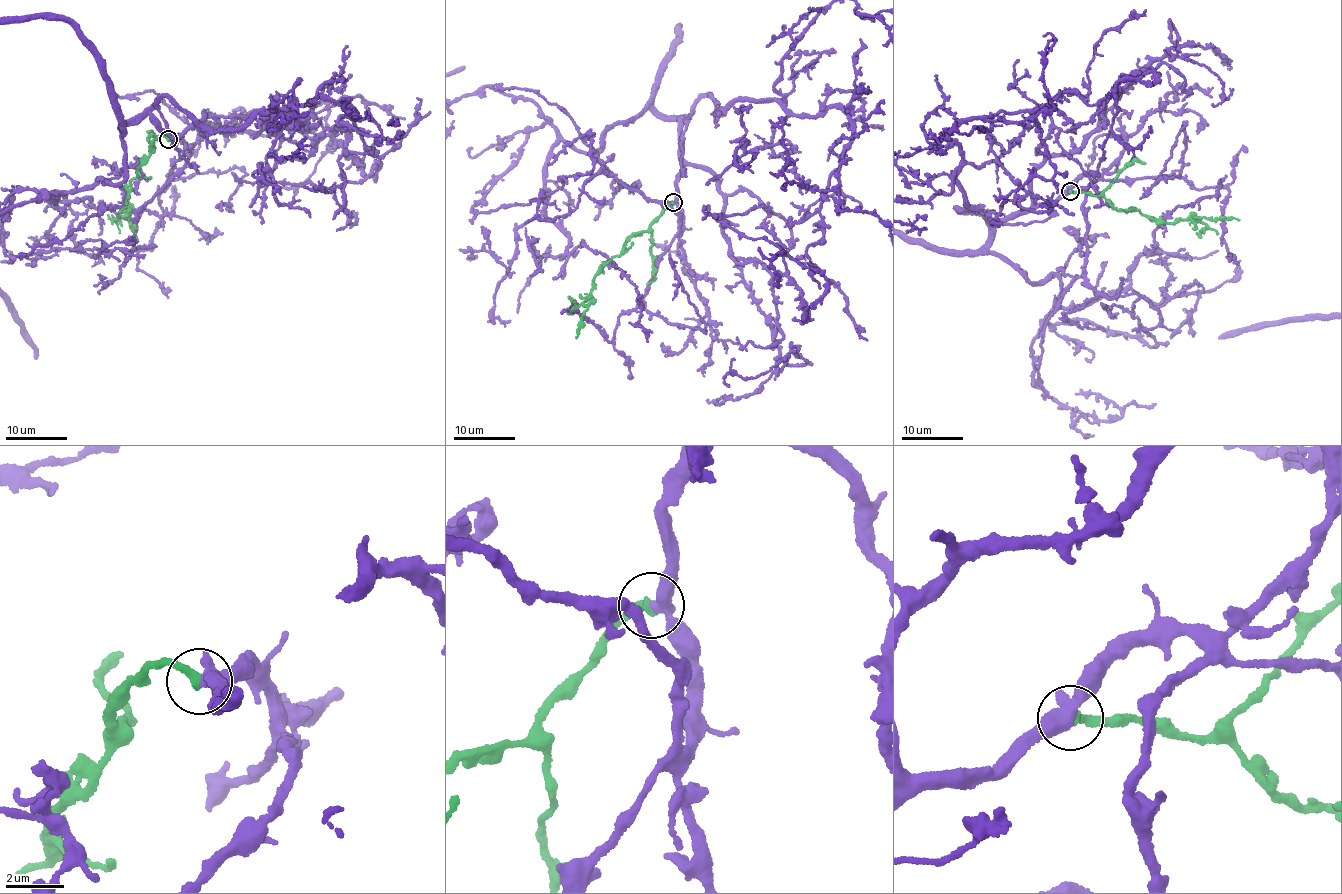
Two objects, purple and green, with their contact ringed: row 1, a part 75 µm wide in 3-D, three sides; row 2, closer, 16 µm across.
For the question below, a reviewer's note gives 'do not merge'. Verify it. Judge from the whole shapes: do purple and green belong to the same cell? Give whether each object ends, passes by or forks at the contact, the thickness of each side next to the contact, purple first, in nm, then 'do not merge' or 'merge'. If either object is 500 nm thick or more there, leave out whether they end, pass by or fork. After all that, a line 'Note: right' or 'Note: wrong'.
purple passes by; green ends; calibres 440 and 360 nm; merge
Note: wrong

